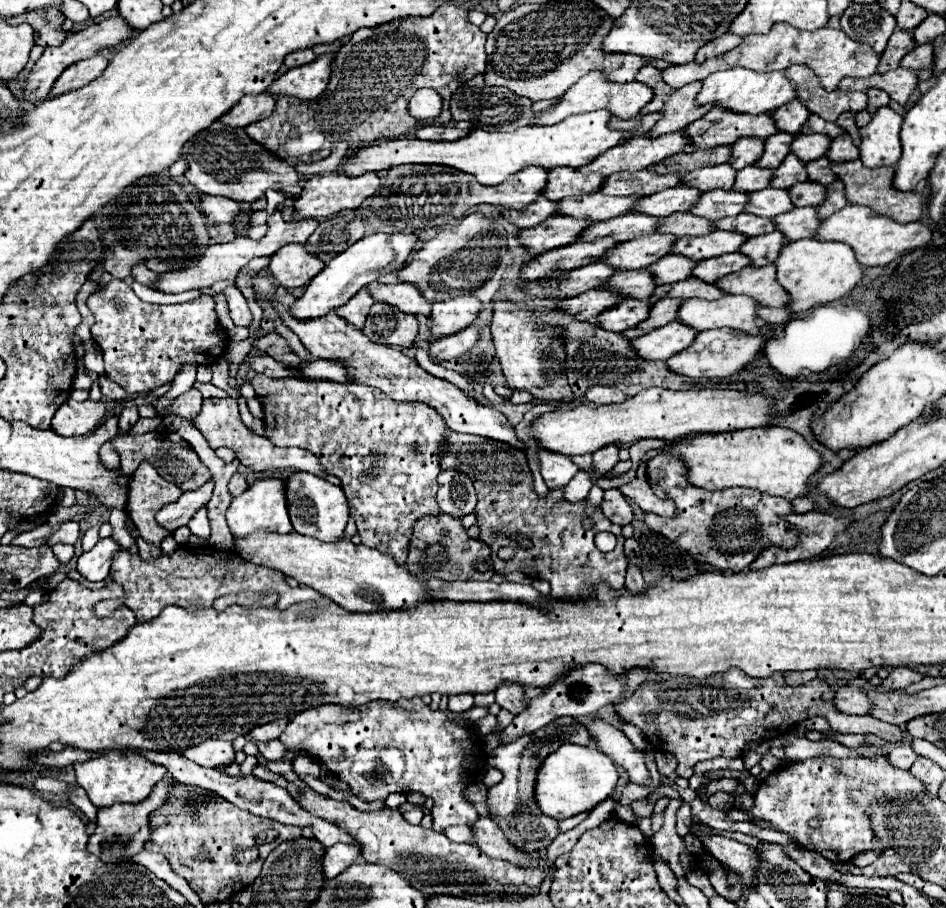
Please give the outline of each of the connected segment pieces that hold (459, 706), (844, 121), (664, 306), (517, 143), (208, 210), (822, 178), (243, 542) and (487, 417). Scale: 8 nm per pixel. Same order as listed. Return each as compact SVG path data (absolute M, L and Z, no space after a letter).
M450 696L450 702L448 702L448 710L454 714L466 712L472 706L474 706L474 696Z
M844 112L838 120L836 120L836 124L840 126L840 128L844 128L850 136L852 136L852 142L858 146L860 144L860 134L858 134L858 126L856 126L856 122L854 122L854 112Z
M666 298L666 300L660 300L656 302L652 308L650 308L650 314L648 314L648 320L642 320L642 324L638 324L636 328L628 328L622 332L624 338L632 340L636 336L642 336L644 332L650 332L654 328L660 328L668 322L672 322L676 318L676 312L680 308L680 302L682 300L672 300L672 298Z
M596 110L596 112L568 116L566 120L554 126L526 126L514 132L472 130L466 138L454 142L420 142L416 138L382 140L378 144L370 144L356 150L356 154L346 158L338 166L338 170L346 176L362 176L364 172L390 170L400 164L442 164L472 174L480 184L494 186L504 182L512 172L518 172L520 168L526 166L540 166L552 170L556 166L580 168L590 164L600 152L614 148L616 144L622 142L622 138L626 138L626 132L608 128L610 118L612 118L610 112Z
M200 196L200 212L208 218L208 222L232 222L240 212L240 204L220 196Z
M826 156L812 160L806 164L806 172L808 172L808 180L818 182L818 184L832 184L836 180L836 174L830 170L830 162L826 160Z
M258 530L246 538L234 538L234 550L248 562L280 570L284 576L310 586L322 596L352 612L378 612L378 610L408 610L418 602L426 602L426 584L416 580L408 568L398 566L392 556L384 556L366 546L354 546L350 540L320 542L306 538L298 532L278 534Z
M262 272L260 276L254 276L254 290L260 292L260 294L264 294L274 304L274 308L278 310L282 322L302 340L302 344L310 350L310 354L314 358L340 360L348 368L348 378L352 382L374 386L378 390L382 390L386 396L390 396L392 400L400 400L400 402L422 402L422 404L434 408L442 416L442 420L446 422L446 426L450 430L454 430L454 432L478 434L478 436L486 436L490 440L504 442L504 444L508 444L512 448L526 450L526 444L516 438L514 428L510 426L510 422L506 420L506 416L502 412L498 412L492 406L484 406L478 400L466 396L454 384L450 384L446 380L440 380L440 378L428 374L426 370L422 370L416 364L416 360L408 358L398 348L370 342L360 330L356 330L356 328L352 328L352 324L340 320L334 312L328 312L328 316L322 316L320 320L306 320L306 322L294 320L288 314L288 308L274 300L274 282L272 282L272 278L266 272Z

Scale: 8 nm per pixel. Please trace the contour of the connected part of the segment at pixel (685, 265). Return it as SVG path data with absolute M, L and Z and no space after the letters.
M668 254L668 256L656 260L654 264L650 264L646 270L654 276L656 286L664 286L664 284L672 284L672 282L690 278L690 270L694 266L696 266L694 260L686 260L684 256Z

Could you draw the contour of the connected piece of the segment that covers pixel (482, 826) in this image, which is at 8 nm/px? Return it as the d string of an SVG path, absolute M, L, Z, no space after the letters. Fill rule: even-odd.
M480 816L470 828L474 832L472 844L478 846L490 858L502 858L514 864L528 864L528 860L532 860L530 854L512 848L512 844L504 840L504 834L500 832L500 828L496 828L496 822L492 818Z

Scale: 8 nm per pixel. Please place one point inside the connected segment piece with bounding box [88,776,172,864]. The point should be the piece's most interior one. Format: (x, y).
(122, 829)

